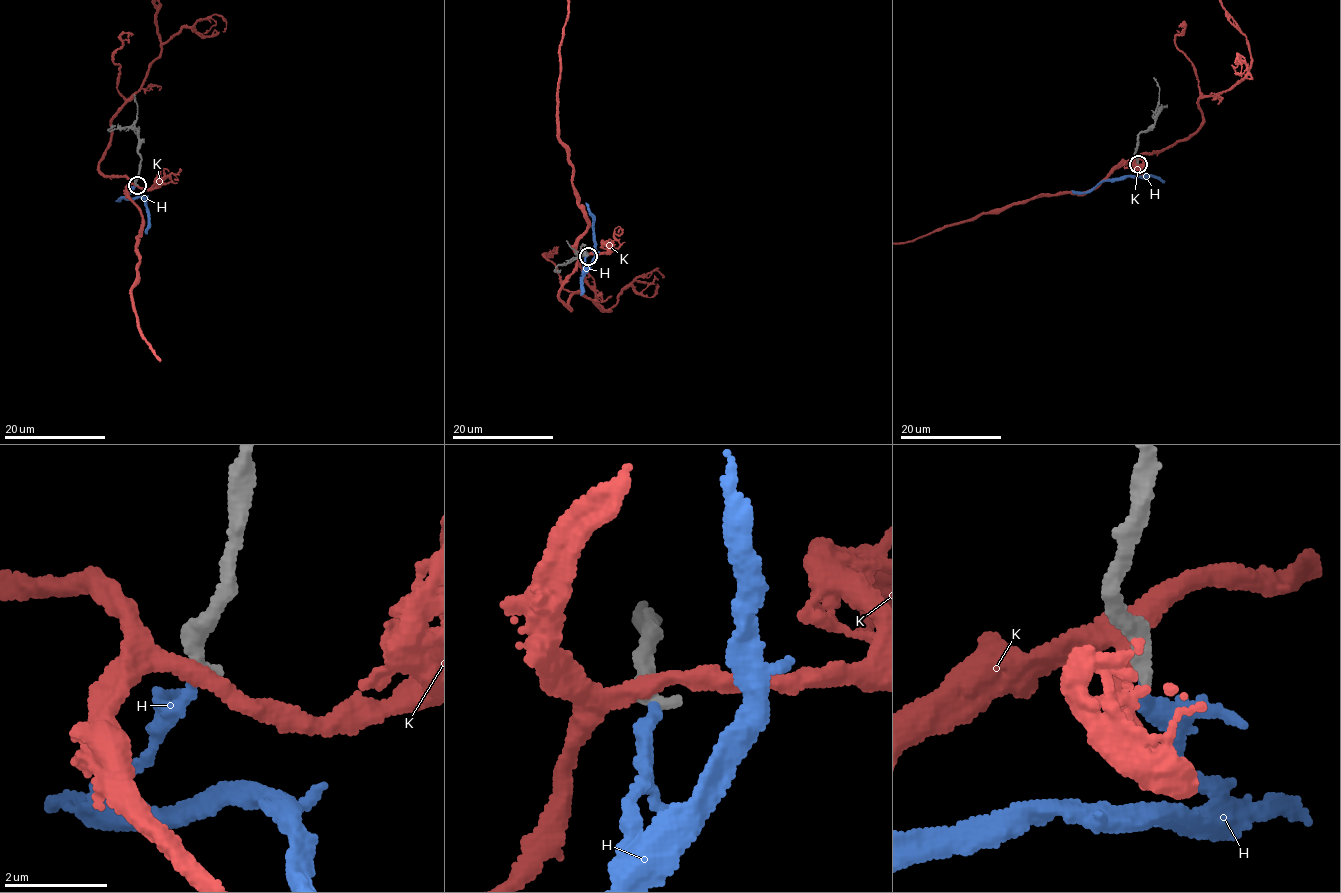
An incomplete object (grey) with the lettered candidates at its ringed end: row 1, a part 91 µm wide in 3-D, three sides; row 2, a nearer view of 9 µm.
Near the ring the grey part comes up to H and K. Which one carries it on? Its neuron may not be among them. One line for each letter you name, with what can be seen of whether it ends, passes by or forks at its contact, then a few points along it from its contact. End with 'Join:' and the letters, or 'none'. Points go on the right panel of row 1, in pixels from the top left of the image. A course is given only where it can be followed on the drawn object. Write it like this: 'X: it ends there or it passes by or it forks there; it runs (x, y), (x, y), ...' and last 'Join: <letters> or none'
Join: none

